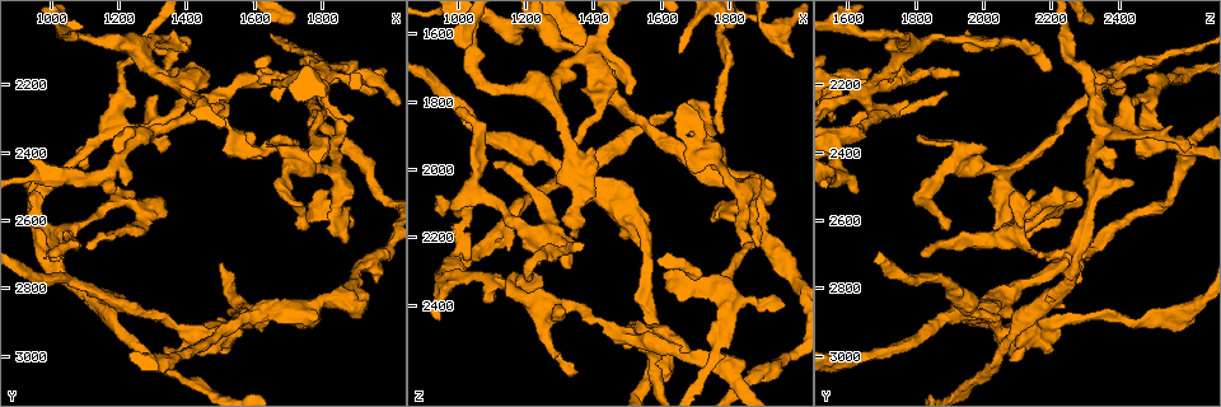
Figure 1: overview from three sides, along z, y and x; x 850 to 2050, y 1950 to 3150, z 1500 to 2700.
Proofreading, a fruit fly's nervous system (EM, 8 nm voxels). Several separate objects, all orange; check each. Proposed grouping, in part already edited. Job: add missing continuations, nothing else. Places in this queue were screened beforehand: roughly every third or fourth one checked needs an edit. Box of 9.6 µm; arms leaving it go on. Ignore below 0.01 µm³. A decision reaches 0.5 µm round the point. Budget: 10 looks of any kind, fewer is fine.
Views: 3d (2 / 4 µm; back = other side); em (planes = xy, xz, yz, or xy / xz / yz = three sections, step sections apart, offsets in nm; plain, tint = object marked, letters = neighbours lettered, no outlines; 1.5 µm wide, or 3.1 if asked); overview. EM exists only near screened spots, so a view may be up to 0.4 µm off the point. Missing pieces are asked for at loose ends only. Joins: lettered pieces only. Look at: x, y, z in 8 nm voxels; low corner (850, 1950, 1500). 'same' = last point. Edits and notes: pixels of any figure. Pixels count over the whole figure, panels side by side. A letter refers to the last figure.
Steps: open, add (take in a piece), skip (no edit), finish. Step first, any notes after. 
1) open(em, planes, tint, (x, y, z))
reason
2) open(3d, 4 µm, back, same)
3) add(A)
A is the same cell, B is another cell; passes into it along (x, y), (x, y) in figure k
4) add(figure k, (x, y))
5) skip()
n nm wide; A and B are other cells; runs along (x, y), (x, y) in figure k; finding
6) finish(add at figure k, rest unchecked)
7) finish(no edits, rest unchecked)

open(3d, 4 µm, (1790, 2220, 1890))
branch stops here

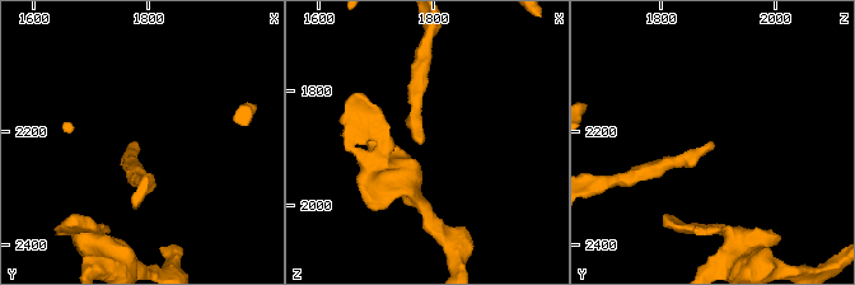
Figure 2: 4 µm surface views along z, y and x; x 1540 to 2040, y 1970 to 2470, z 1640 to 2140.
open(em, xy, step 4, tint, (1780, 2225, 1885))

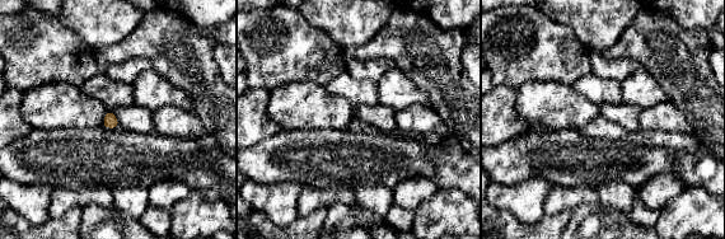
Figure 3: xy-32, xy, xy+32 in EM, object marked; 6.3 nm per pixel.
open(em, planes, letters, same)

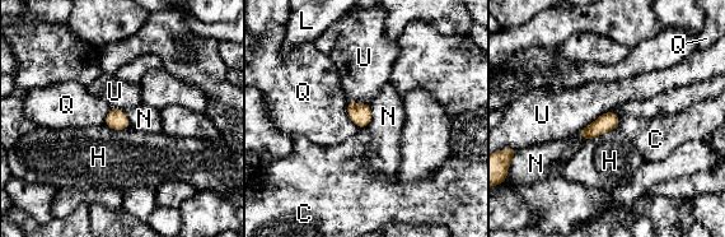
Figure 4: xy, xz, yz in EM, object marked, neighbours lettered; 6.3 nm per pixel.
skip()
C, H, L, N, Q and U are other cells; border along (370, 105), (370, 122), (366, 128) in figure 4; none of them fits

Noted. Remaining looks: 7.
open(3d, 2 µm, back, (1650, 2180, 1660))
an open end

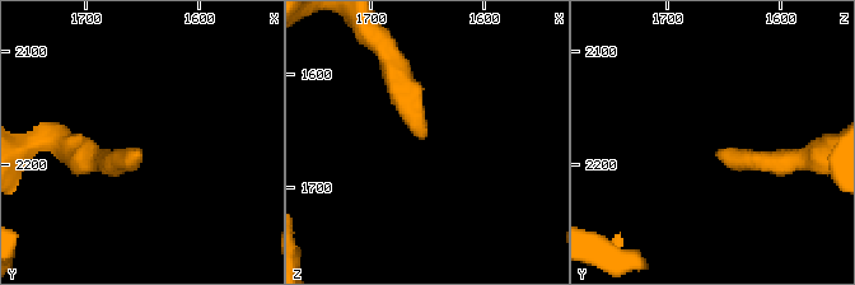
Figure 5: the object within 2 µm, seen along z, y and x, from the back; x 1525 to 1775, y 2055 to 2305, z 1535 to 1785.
open(em, xy, step 4, tint, (1652, 2188, 1654))
shape alone is not enough

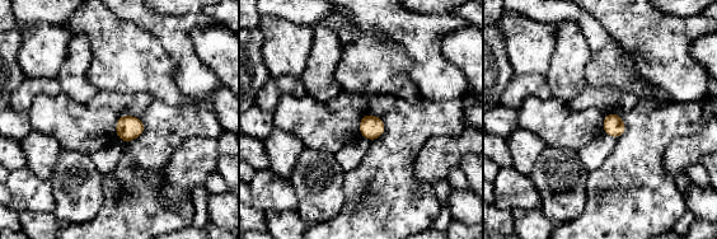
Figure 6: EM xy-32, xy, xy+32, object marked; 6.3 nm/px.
open(em, planes, letters, same)

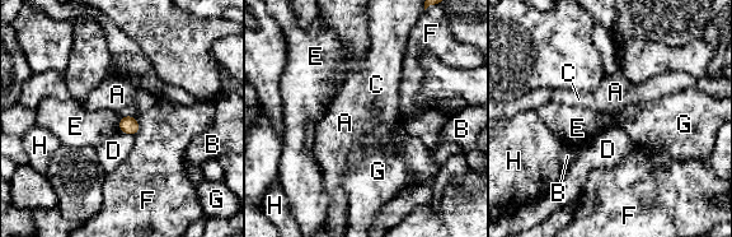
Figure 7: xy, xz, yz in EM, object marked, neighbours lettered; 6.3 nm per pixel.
skip()
110 nm wide; A, B, C, D, E, F, G and H are other cells; none of them fits

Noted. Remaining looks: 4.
open(3d, 4 µm, (1190, 2510, 1630))
free end

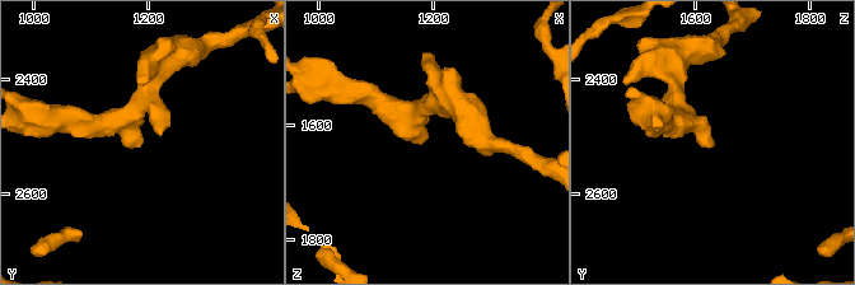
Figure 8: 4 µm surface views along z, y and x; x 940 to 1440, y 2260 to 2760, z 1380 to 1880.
open(em, planes, letters, (1185, 2515, 1630))

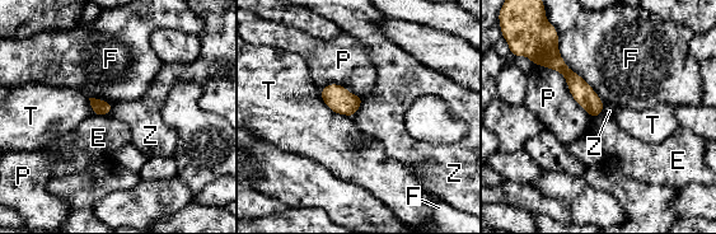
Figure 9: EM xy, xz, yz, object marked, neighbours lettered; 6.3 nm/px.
skip()
E, F, P, T and Z are other cells; none of them fits

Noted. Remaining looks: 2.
open(em, planes, letters, (1950, 2770, 2290))
free end

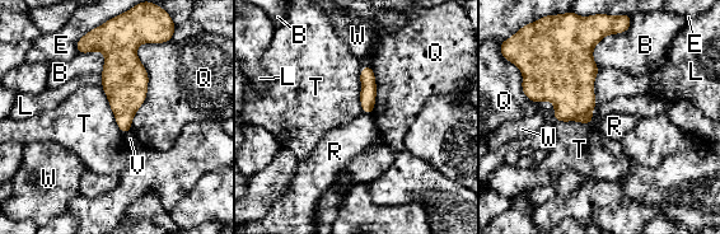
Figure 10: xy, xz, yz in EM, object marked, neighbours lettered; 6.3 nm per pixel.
skip()
B, E, L, Q, R, T, V and W are other cells; border along (540, 102), (585, 123), (597, 104) in figure 10; none of them fits

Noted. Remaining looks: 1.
finish(no edits, rest unchecked)

